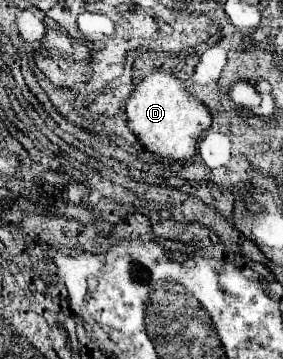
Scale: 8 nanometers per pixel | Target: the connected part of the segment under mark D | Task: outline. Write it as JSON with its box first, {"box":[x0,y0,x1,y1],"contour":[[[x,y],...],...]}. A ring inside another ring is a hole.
{"box":[128,72,212,162],"contour":[[[170,72],[148,74],[130,94],[128,106],[128,126],[148,152],[158,156],[160,160],[192,162],[196,158],[196,144],[200,136],[210,128],[212,116],[202,102],[196,102],[196,98],[190,96],[190,92],[186,92],[184,84],[176,76],[172,76]]]}

